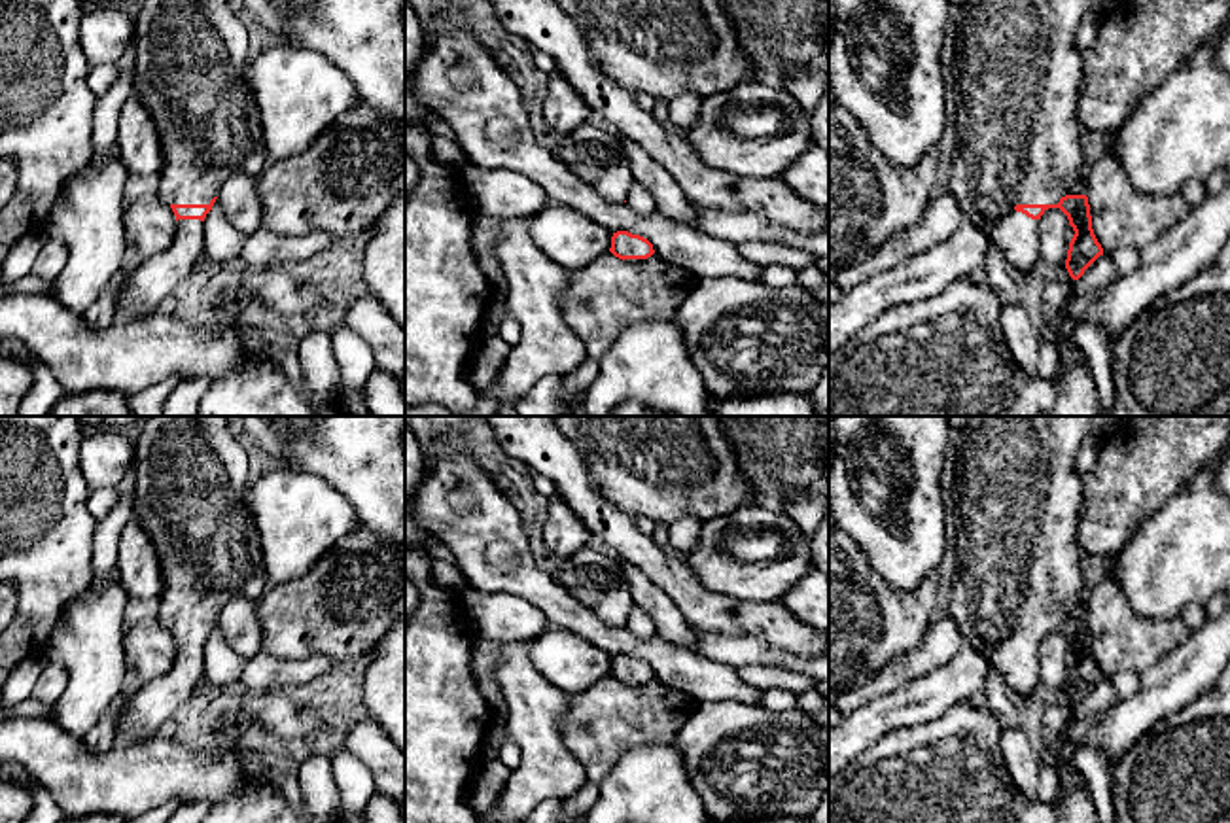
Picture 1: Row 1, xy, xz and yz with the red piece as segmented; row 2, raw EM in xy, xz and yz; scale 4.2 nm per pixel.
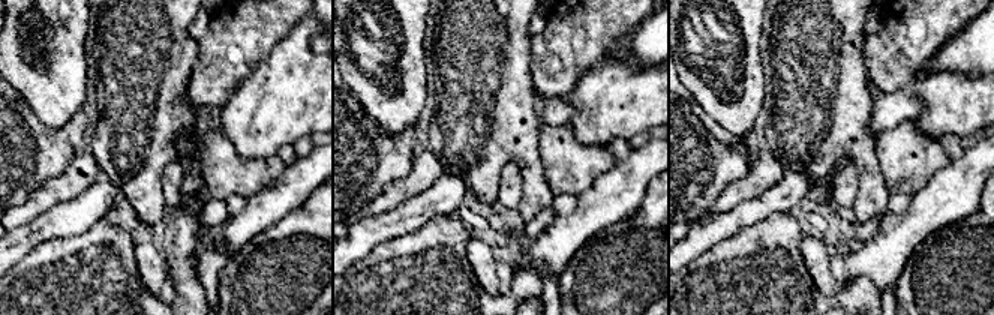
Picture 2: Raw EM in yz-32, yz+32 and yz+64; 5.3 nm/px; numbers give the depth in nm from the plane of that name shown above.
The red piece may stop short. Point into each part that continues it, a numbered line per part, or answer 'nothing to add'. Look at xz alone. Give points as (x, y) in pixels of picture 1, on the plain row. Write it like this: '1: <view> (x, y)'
nothing to add

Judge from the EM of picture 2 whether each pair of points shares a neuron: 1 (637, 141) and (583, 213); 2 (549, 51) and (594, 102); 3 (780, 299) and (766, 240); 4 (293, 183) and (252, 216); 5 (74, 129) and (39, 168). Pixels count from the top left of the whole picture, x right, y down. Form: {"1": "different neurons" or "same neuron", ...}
{"1": "different neurons", "2": "different neurons", "3": "same neuron", "4": "same neuron", "5": "same neuron"}

